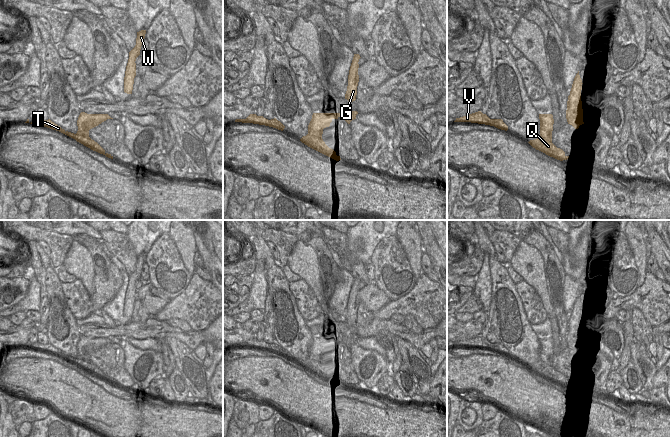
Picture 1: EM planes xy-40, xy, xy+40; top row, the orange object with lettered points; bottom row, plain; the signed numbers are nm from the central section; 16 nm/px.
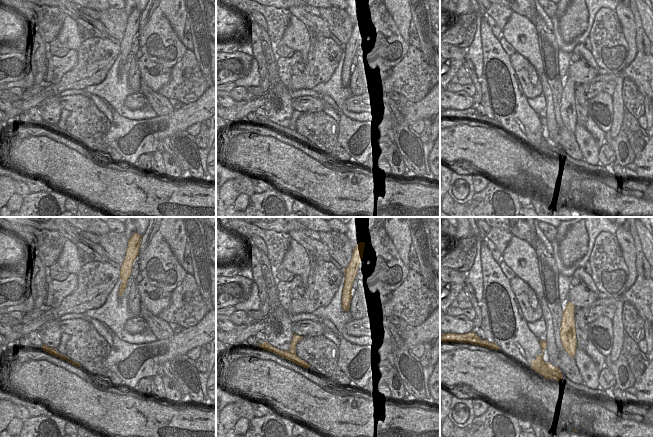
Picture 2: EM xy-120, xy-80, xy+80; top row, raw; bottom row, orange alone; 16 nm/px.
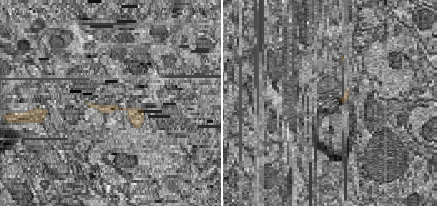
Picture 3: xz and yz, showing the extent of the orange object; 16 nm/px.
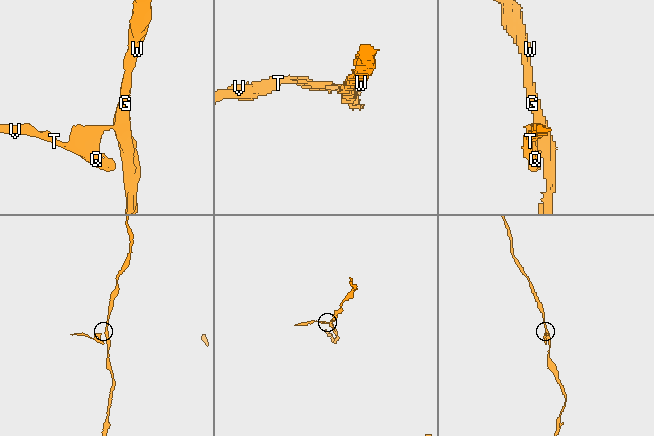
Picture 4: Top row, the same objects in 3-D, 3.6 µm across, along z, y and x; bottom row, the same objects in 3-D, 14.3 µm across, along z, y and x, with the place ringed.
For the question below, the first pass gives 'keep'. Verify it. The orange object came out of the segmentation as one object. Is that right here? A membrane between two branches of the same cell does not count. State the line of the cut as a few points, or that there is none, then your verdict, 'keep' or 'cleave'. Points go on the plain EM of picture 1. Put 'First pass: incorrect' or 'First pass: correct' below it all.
xy (335, 337), (339, 340) | cleave
First pass: incorrect

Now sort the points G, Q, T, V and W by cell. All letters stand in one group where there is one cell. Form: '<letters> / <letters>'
G W / Q T V

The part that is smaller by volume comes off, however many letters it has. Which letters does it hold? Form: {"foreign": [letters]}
{"foreign": ["Q", "T", "V"]}

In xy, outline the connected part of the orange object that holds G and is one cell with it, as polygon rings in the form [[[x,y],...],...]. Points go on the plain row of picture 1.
[[[354,278],[353,284],[350,290],[349,299],[348,299],[348,310],[345,318],[345,323],[347,323],[349,326],[353,326],[356,324],[357,310],[359,306],[358,286],[360,282],[361,281],[359,278]]]

